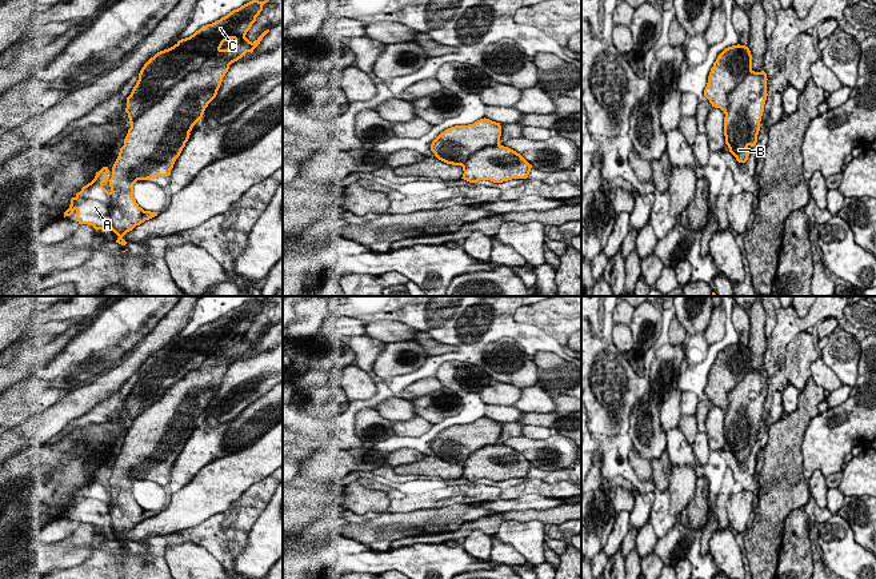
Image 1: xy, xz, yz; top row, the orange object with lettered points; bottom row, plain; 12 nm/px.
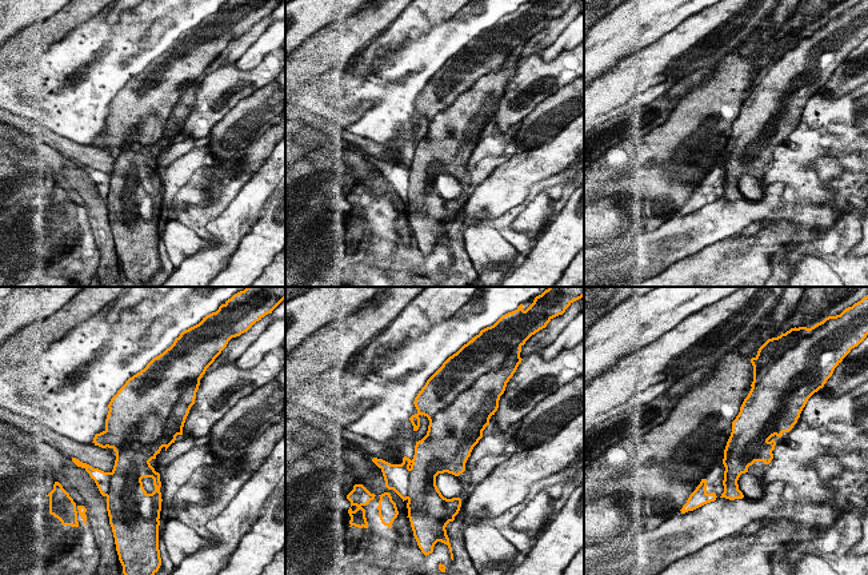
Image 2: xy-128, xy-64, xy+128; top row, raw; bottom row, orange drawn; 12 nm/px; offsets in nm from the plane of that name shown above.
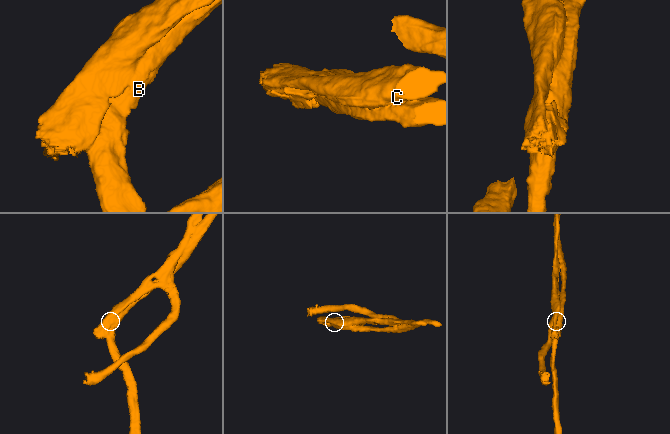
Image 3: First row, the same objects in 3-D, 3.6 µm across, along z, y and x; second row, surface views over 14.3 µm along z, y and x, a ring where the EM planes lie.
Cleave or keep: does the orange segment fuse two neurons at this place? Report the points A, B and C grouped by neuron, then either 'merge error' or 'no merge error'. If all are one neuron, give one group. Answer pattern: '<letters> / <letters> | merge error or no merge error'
A C / B | merge error

